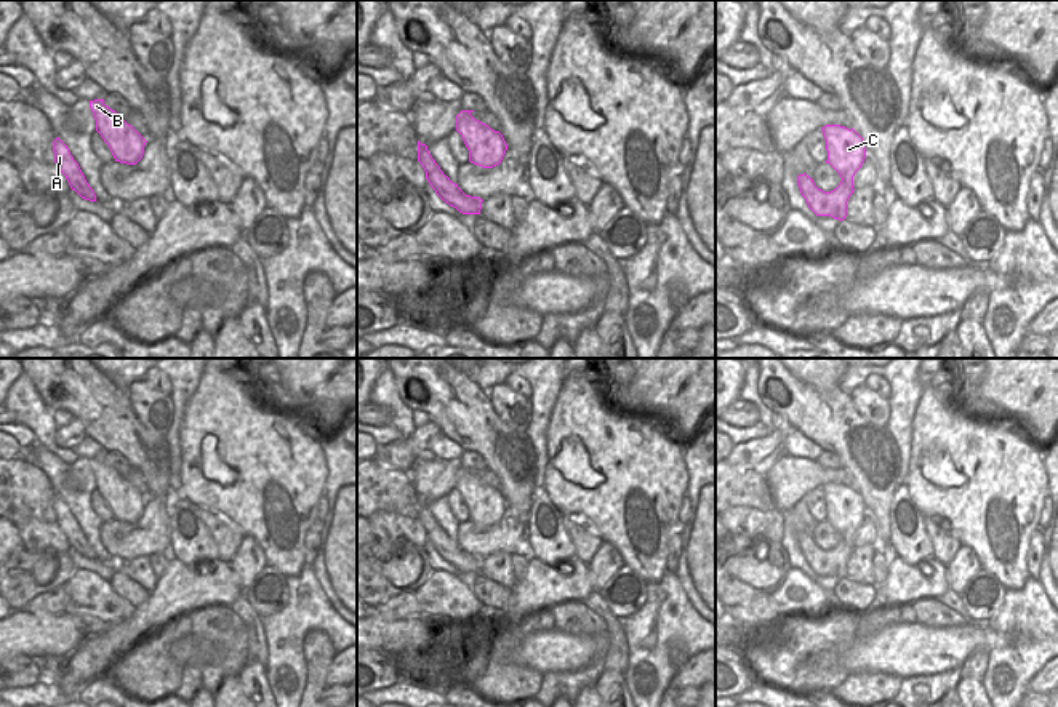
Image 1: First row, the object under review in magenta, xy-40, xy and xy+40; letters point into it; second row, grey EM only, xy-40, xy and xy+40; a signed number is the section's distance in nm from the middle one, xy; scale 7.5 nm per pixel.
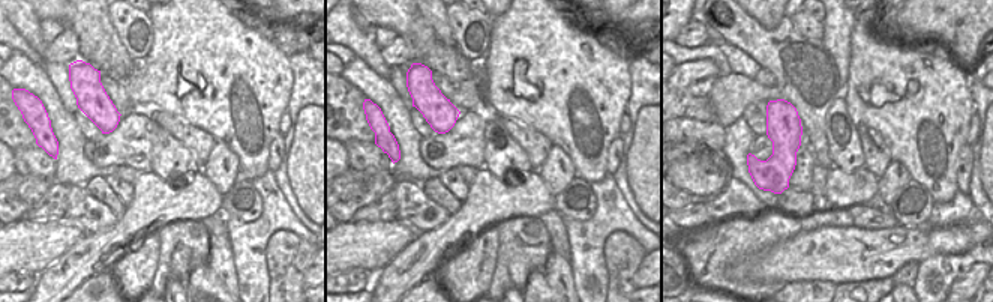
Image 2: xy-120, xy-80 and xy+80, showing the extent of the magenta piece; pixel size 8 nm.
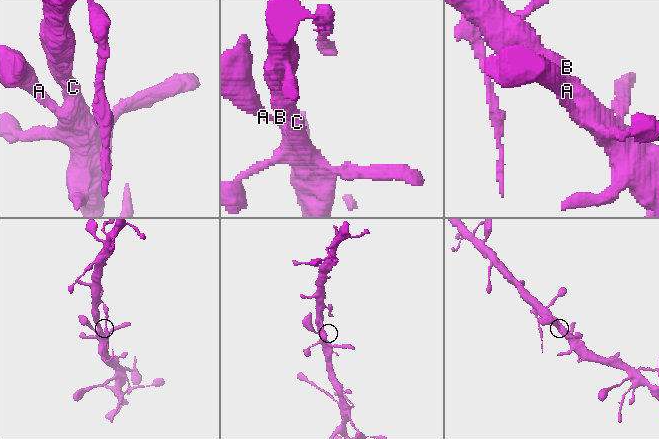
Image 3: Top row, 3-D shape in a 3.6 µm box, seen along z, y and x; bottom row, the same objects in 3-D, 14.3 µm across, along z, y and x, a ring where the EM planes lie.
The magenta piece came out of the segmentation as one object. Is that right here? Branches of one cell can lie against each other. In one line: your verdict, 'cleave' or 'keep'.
keep

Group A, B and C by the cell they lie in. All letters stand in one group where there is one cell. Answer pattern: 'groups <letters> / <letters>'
groups A B C

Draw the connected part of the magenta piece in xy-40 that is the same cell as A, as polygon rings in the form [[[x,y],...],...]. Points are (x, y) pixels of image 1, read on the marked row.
[[[59,138],[53,141],[53,152],[54,152],[54,163],[66,176],[70,189],[75,190],[82,198],[96,202],[96,195],[90,187],[90,184],[86,182],[78,163],[74,160],[67,146]]]

